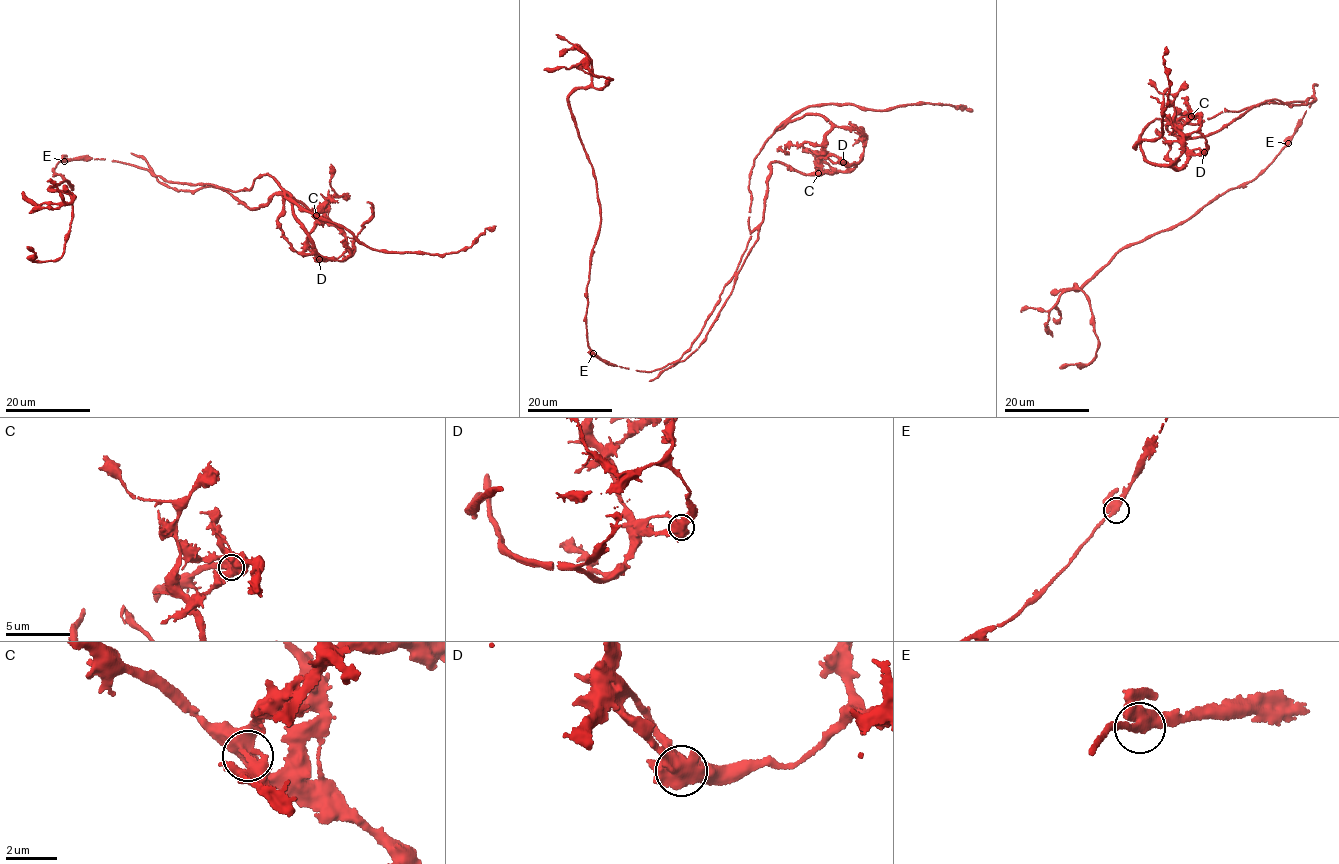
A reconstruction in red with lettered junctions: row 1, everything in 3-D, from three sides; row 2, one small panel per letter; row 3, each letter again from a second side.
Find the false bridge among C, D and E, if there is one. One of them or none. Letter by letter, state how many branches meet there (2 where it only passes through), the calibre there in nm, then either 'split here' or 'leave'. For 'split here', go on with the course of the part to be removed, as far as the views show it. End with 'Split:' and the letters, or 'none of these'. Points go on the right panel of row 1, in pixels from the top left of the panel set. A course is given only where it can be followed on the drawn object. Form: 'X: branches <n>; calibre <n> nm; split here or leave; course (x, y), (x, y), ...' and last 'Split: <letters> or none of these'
C: branches 3; calibre 480 nm; leave
D: branches 5; calibre 650 nm; split here; course (1204, 152), (1199, 114), (1166, 127), (1185, 138), (1209, 136), (1263, 102), (1315, 100), (1317, 85)
E: branches 3; calibre 420 nm; leave
Split: D

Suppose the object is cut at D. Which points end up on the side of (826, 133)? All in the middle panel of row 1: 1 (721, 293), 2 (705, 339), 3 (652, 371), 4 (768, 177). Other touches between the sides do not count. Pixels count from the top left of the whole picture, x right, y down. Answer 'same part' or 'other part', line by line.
1: same part
2: other part
3: same part
4: other part

